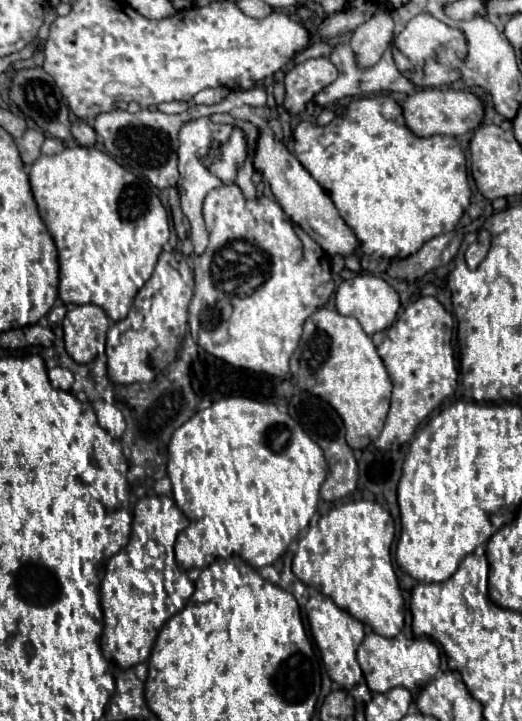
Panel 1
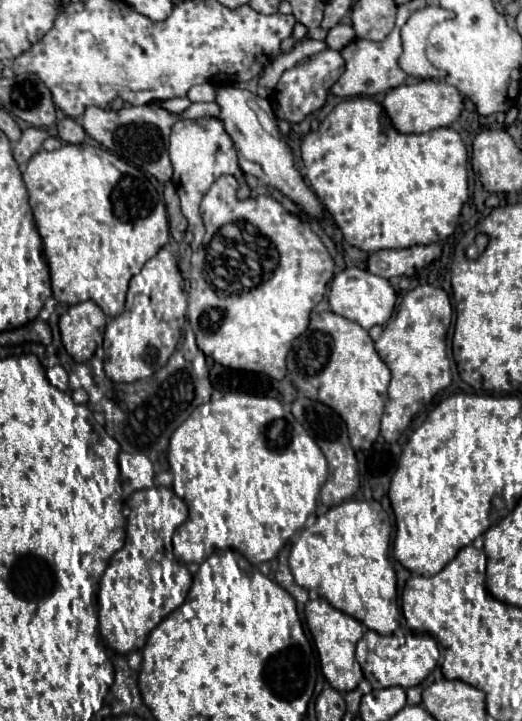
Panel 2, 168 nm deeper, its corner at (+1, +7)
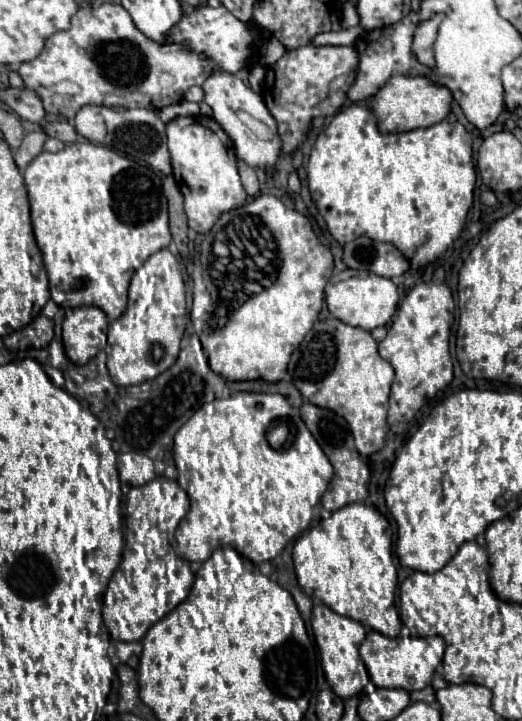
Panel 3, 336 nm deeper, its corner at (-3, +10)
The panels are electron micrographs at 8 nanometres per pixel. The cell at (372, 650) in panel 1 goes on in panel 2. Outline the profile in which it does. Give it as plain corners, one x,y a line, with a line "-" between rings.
367,631
357,643
357,661
373,689
385,689
393,685
407,689
419,685
435,669
439,661
439,647
437,641
425,633
409,631
403,635
379,635
375,631

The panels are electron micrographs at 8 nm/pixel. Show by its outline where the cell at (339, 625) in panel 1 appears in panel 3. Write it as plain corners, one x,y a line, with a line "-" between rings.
317,602
313,606
311,628
313,628
315,642
317,642
317,648
319,648
319,654
321,654
321,666
323,666
323,672
325,672
325,678
327,678
331,690
335,694
339,694
339,698
343,698
343,700
357,696
369,684
367,668
359,658
359,646
361,646
361,642
365,640
365,634
367,634
363,624
359,624
351,618
339,616
331,608
327,608
325,604

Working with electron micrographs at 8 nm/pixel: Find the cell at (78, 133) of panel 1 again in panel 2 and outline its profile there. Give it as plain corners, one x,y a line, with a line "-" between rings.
63,117
63,119
57,123
57,133
59,133
59,137
61,137
63,141
67,141
67,143
83,143
85,137
87,137
85,129
83,129
75,119
71,119
71,117

